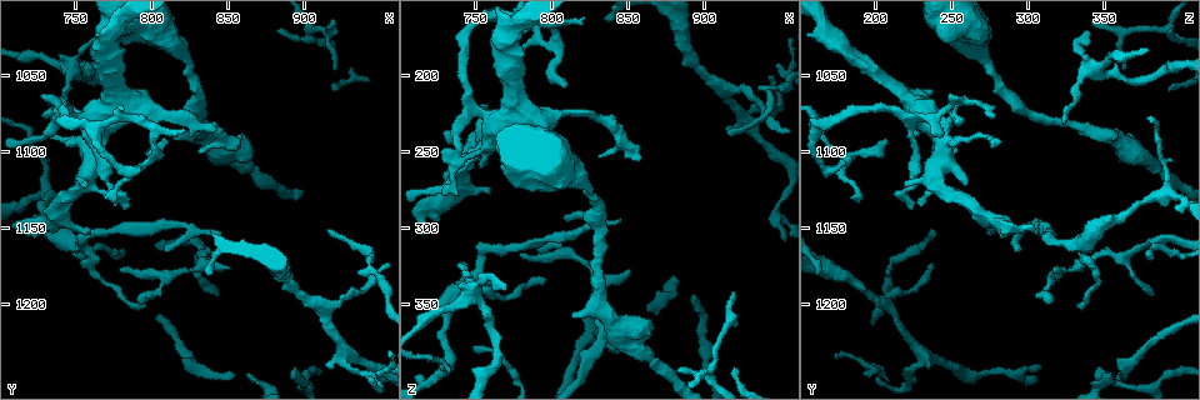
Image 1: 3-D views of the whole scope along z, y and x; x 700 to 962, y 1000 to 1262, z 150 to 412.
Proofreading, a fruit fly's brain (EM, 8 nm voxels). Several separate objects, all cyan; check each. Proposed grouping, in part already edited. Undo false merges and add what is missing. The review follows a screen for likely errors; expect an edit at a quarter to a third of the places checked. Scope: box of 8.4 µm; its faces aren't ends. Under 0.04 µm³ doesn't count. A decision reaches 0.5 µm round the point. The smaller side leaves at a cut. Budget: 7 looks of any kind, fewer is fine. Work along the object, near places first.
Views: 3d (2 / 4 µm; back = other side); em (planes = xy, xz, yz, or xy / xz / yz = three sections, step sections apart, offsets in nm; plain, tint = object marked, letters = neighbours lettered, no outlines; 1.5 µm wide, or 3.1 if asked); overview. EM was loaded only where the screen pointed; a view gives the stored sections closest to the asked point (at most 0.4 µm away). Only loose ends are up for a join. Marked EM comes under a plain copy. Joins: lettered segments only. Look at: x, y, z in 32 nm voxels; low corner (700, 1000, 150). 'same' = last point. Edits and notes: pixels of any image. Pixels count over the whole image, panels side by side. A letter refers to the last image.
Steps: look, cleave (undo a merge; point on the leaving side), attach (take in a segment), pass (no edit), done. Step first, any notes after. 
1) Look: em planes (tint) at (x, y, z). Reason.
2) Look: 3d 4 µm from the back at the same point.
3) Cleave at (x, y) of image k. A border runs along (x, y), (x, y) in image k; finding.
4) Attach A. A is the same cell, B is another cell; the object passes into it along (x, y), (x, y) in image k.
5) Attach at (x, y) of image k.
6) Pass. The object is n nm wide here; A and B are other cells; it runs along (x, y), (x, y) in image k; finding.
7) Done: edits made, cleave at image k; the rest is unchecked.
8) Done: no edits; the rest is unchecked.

Look: 3d 4 µm at (856, 1090, 256). Free end.

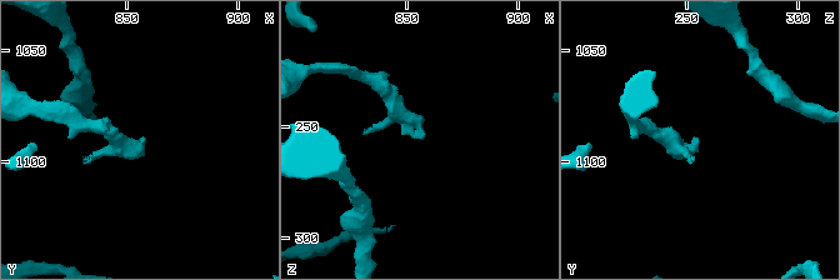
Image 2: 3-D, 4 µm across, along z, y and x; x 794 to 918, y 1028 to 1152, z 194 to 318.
Look: em planes (letters) at (856, 1089, 257). Now the EM.

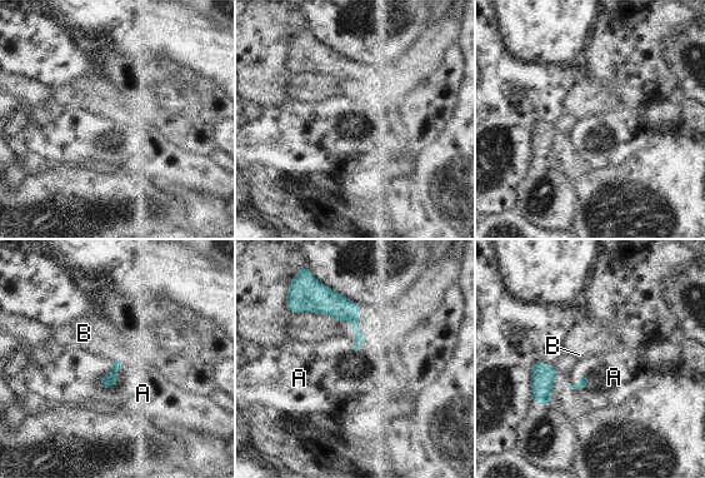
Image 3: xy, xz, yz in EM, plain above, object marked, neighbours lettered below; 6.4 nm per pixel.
Pass. The longest contact is with A, 240 nm; A and B are other cells; none of them fits.

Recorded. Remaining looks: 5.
Look: 3d 2 µm at (862, 1090, 366). Thick end.

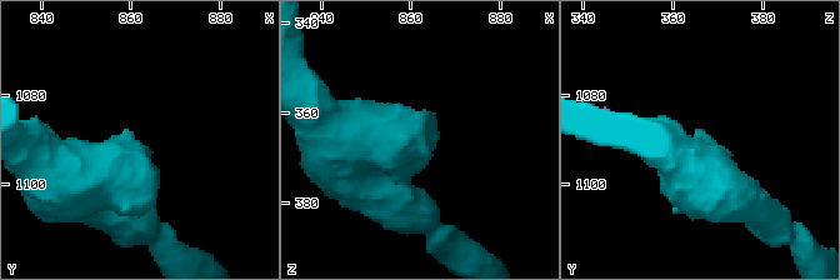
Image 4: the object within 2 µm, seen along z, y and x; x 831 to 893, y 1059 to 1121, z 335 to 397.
Look: em planes (letters) at (863, 1090, 368).

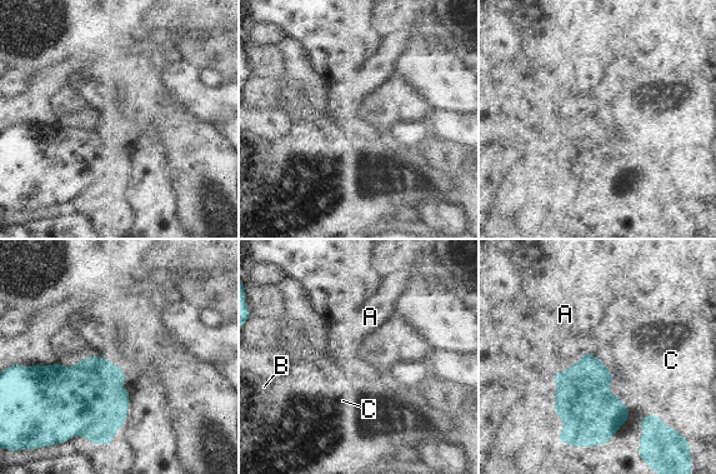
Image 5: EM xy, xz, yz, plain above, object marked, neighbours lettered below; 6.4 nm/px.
Pass. The object is 260 nm wide here; A, B and C are other cells; a border runs along (582, 353), (580, 362), (554, 373) in image 5; none of them fits.

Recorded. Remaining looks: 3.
Look: em planes (letters) at (808, 1094, 210). Thin end.

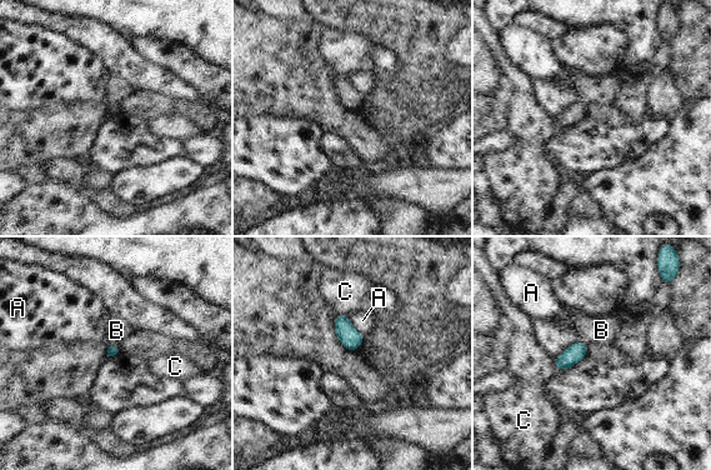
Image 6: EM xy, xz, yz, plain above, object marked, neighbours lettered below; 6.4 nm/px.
Pass. A, B and C are other cells; a border runs along (576, 340), (586, 346) in image 6; no lettered segment goes on from it.

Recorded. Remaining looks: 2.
Done: no edits; the rest is unchecked.

